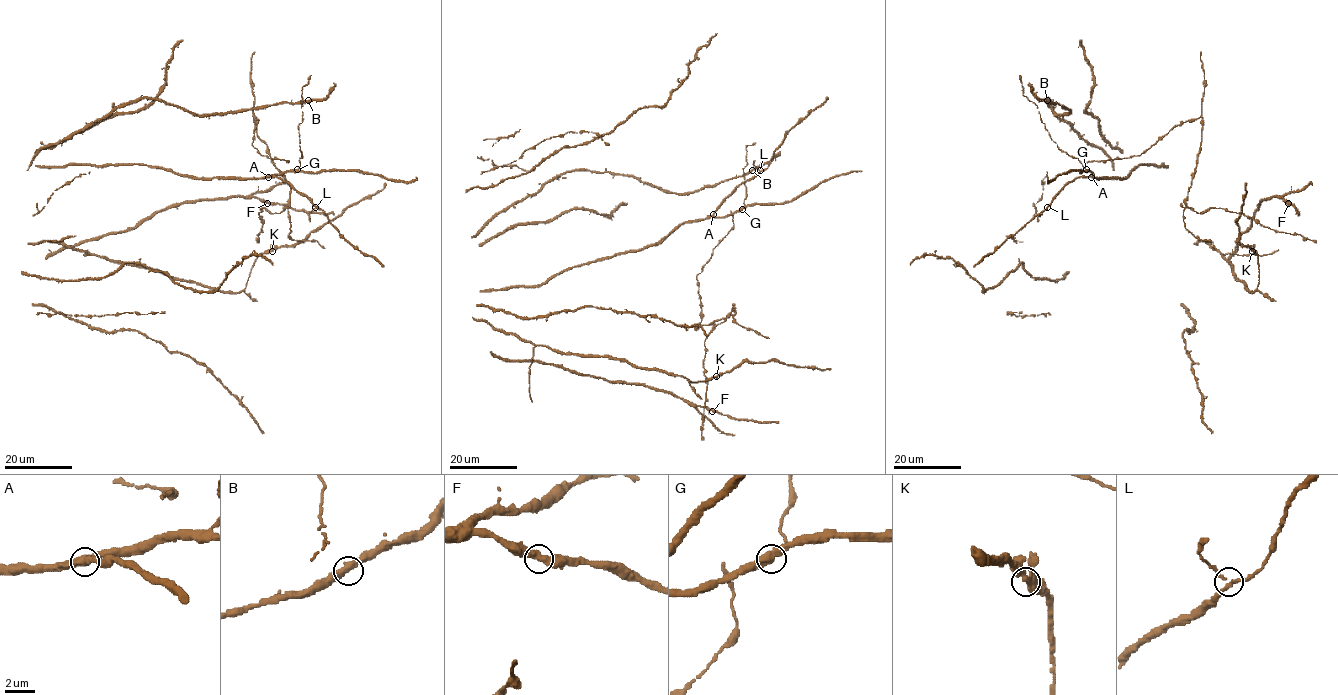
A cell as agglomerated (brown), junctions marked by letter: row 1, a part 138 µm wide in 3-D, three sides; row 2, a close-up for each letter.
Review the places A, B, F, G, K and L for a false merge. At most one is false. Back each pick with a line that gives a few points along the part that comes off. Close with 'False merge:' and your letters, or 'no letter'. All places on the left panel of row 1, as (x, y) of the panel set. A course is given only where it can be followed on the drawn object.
G: (297, 169), (301, 157), (298, 125), (302, 122), (302, 88), (311, 75)
False merge: G

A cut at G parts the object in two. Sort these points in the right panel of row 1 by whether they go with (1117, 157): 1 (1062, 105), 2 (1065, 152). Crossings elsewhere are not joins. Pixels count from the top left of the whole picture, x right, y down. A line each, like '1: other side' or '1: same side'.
1: same side
2: other side

